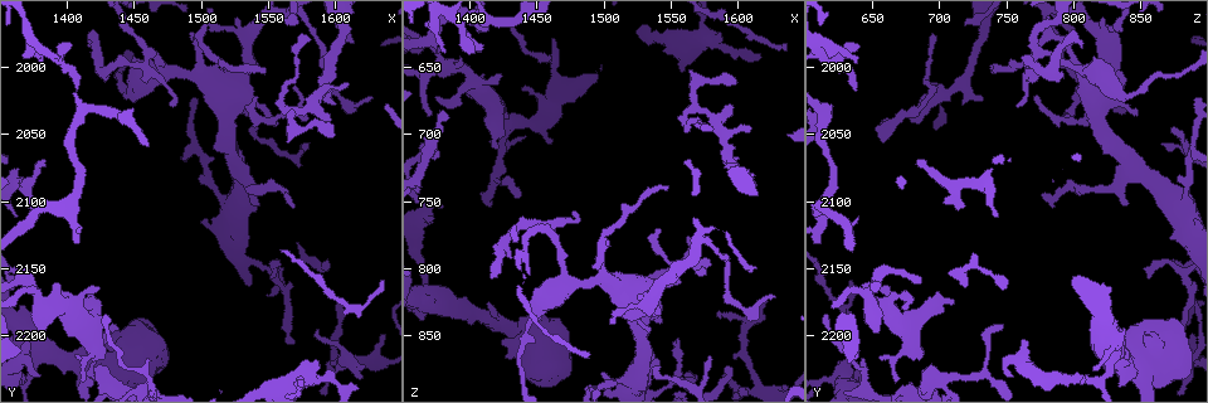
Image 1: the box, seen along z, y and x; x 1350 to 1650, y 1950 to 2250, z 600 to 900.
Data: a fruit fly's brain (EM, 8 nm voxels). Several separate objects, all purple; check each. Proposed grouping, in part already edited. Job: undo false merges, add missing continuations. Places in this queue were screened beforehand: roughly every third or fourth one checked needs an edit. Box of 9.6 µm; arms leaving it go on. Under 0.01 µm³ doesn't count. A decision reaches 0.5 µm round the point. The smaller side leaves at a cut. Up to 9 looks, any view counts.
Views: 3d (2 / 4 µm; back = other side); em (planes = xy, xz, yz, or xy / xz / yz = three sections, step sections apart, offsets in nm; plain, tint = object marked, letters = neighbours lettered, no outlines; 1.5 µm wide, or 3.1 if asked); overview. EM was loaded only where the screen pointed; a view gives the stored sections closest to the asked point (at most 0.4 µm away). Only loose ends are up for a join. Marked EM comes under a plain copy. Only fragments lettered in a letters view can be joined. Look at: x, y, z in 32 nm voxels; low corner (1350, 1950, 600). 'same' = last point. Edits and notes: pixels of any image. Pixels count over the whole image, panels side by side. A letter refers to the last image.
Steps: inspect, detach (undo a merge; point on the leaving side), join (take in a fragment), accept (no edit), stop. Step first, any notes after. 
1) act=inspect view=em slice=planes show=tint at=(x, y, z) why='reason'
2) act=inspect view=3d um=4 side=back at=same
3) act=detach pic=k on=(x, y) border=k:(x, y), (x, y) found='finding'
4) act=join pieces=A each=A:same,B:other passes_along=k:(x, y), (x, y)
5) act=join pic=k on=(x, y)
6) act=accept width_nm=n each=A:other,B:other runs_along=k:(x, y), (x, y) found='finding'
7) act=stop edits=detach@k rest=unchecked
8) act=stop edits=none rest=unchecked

act=inspect view=3d um=2 side=back at=(1380, 2070, 684) why='an open end'

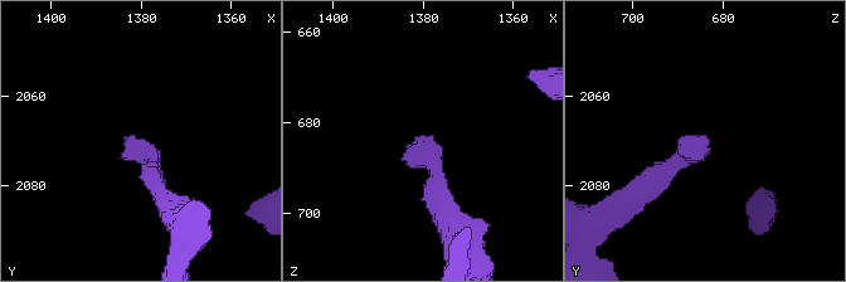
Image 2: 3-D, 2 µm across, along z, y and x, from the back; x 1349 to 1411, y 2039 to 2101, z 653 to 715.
act=inspect view=em slice=xy step=8 show=tint at=(1381, 2069, 683) why='now the EM'

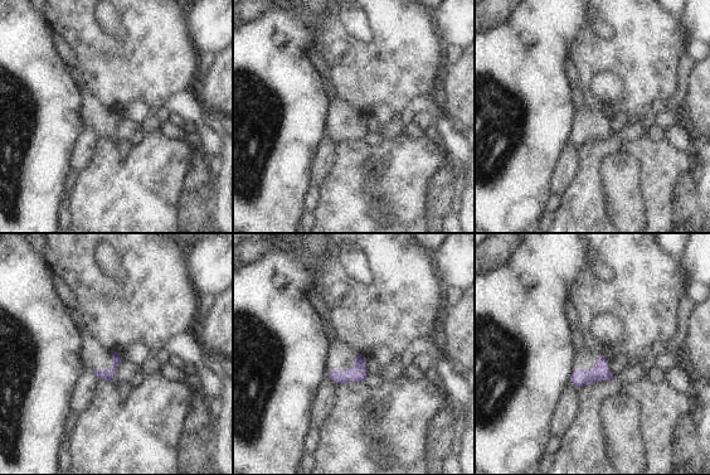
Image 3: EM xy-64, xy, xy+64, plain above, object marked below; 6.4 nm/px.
act=inspect view=em slice=planes show=letters at=same

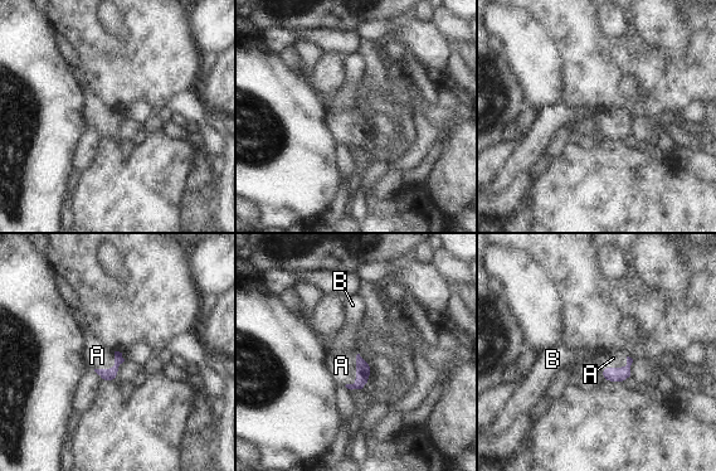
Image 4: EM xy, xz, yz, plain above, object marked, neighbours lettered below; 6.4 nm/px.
act=join pieces=A each=A:same,B:other passes_along=4:(363, 368), (356, 373), (341, 365) found='it goes on there'

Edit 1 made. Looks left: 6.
act=inspect view=overview why='see it whole again'

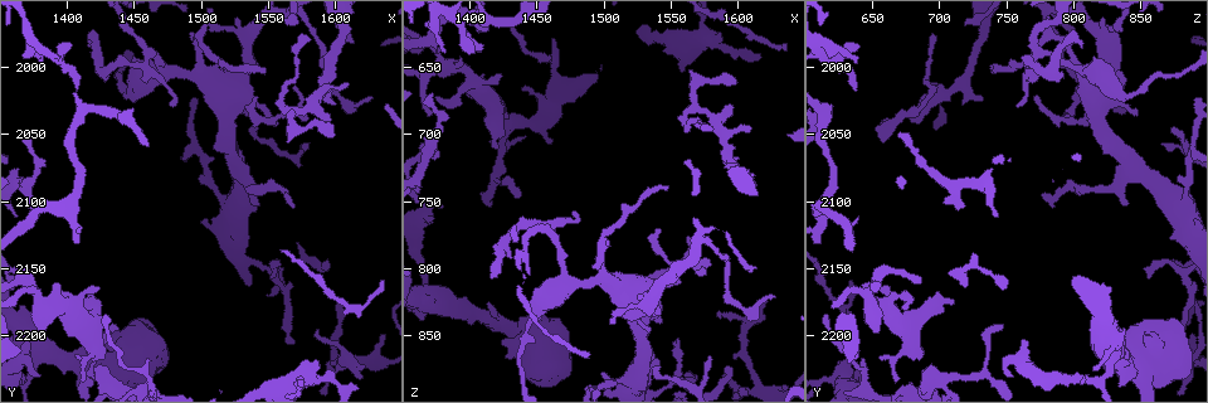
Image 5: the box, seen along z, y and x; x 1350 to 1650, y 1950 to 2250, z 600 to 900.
act=inspect view=3d um=2 at=(1580, 2058, 864) why='thin end'

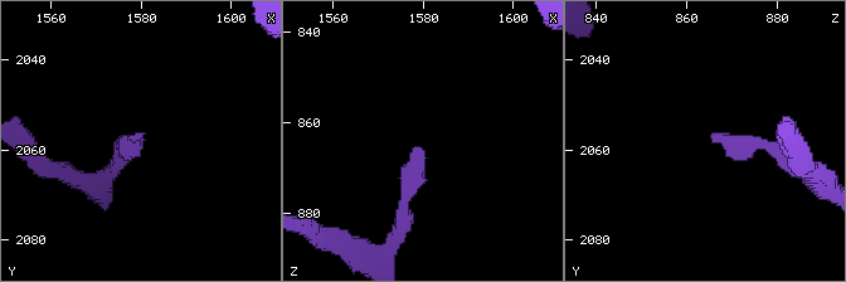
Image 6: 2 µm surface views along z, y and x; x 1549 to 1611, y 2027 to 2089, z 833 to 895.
act=inspect view=em slice=planes show=tint at=(1579, 2057, 865) why='need the tissue'

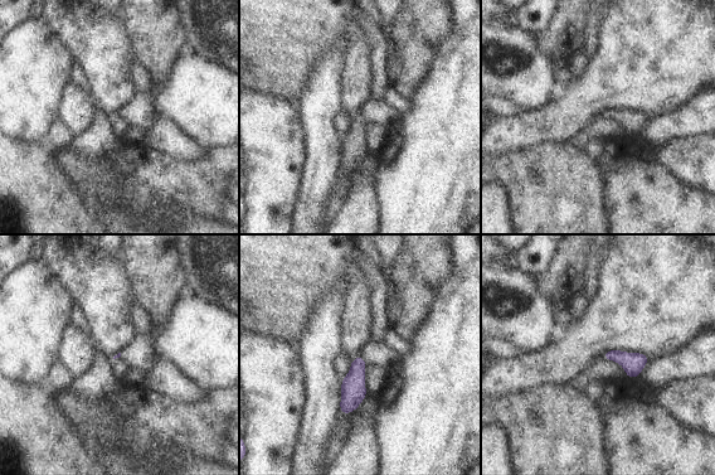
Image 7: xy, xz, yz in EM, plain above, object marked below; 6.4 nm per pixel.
act=inspect view=em slice=planes show=letters at=same

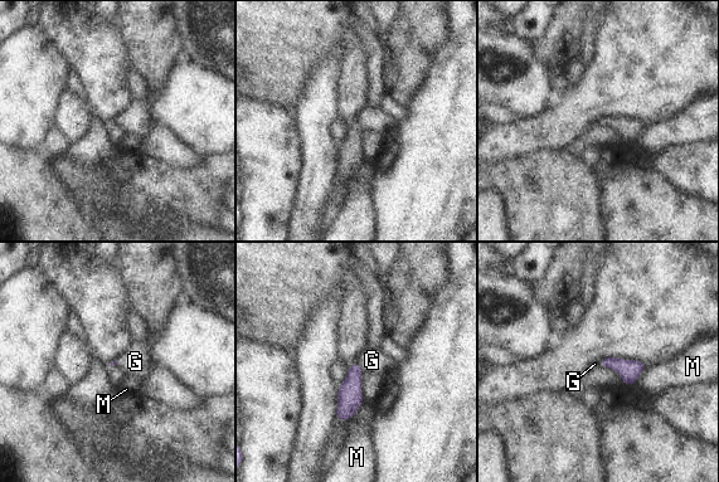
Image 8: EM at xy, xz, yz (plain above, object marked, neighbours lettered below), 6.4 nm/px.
act=join pieces=G longest_contact=M:160nm each=G:same,M:other found='it goes on there'

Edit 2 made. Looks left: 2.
act=stop edits=join@4,join@8 rest=unchecked

